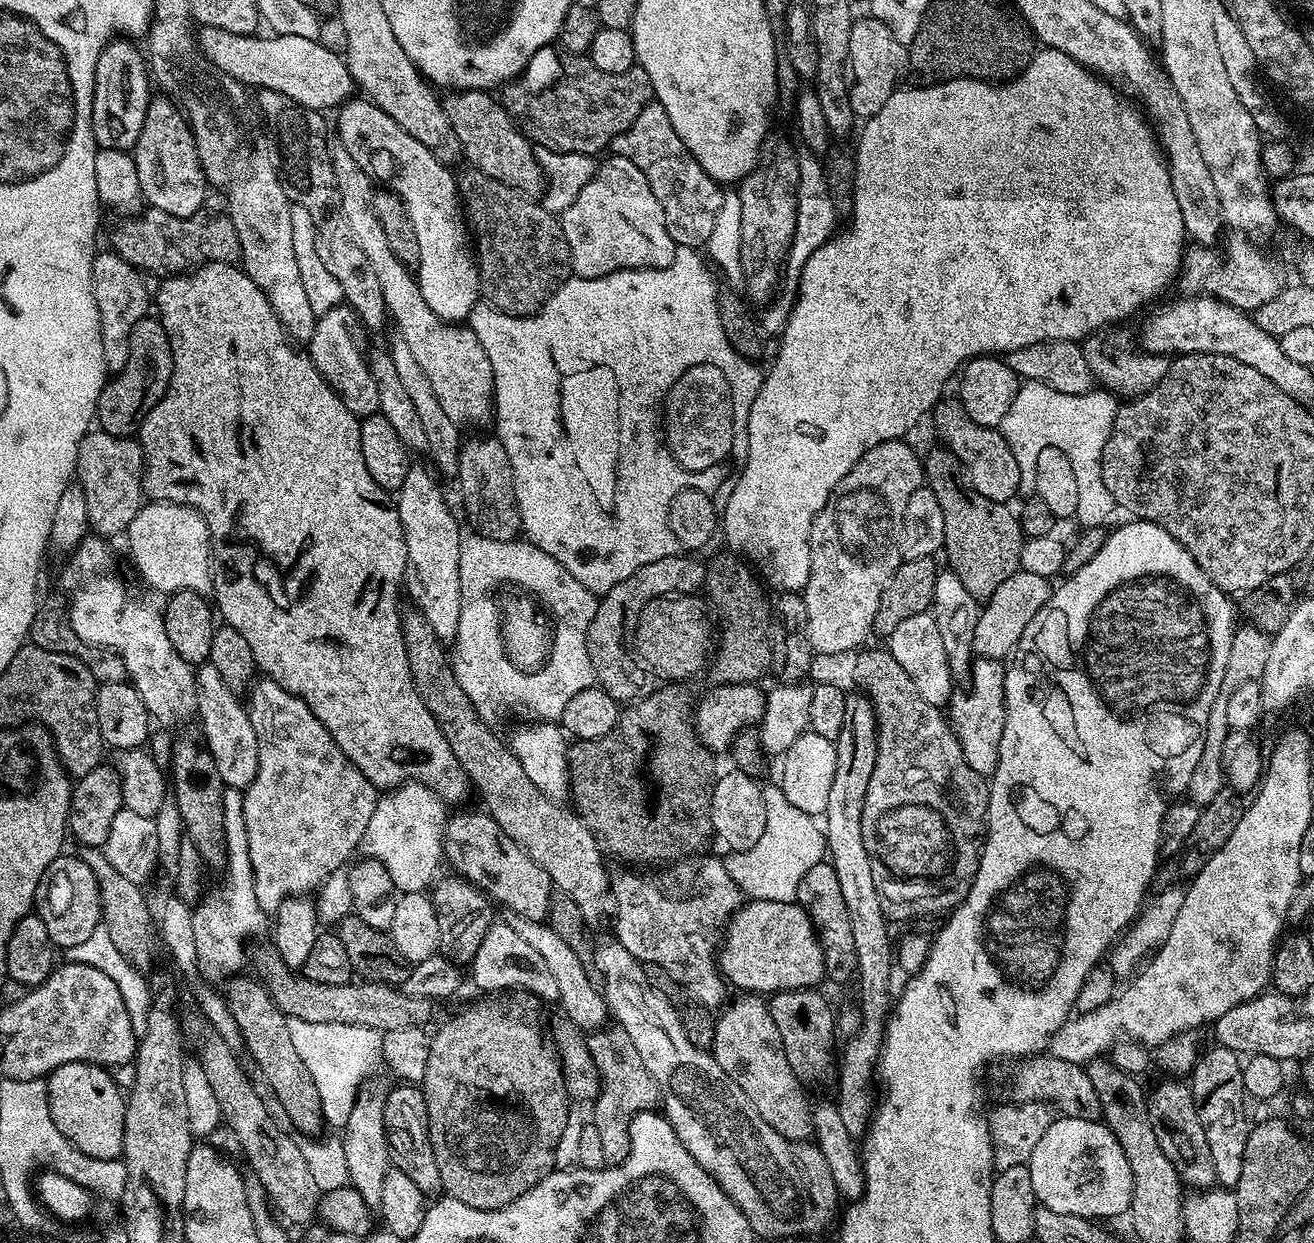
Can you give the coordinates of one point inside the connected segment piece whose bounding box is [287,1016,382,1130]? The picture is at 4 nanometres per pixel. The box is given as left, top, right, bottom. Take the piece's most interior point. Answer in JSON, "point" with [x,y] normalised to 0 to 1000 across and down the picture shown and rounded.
{"point":[257,850]}

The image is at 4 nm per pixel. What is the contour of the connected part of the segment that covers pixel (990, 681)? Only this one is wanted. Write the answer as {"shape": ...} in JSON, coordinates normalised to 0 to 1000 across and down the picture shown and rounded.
{"shape":[[[740,530],[738,548],[740,554],[737,557],[725,556],[723,564],[723,582],[729,597],[732,600],[732,607],[738,616],[745,624],[754,625],[756,619],[760,616],[760,600],[763,597],[763,584],[766,584],[766,568],[764,567],[764,539],[765,535],[760,530]]]}

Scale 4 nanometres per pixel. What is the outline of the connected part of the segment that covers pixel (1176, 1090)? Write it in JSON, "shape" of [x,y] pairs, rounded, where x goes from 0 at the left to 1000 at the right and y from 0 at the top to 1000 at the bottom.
{"shape":[[[886,867],[880,876],[873,879],[874,899],[879,905],[882,912],[883,920],[885,921],[886,927],[889,929],[890,935],[895,939],[896,944],[899,950],[905,957],[916,957],[922,956],[925,953],[925,945],[924,944],[924,932],[921,932],[921,922],[918,919],[918,909],[913,902],[913,893],[911,883],[909,881],[906,874],[898,867]]]}

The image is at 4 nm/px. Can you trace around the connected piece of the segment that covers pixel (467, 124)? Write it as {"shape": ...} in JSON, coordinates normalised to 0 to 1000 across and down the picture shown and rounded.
{"shape":[[[364,71],[344,72],[337,78],[336,83],[347,109],[349,121],[356,128],[358,134],[381,145],[385,150],[394,152],[399,158],[408,159],[413,155],[416,146],[408,126],[408,119],[393,103],[393,97],[374,73]]]}

